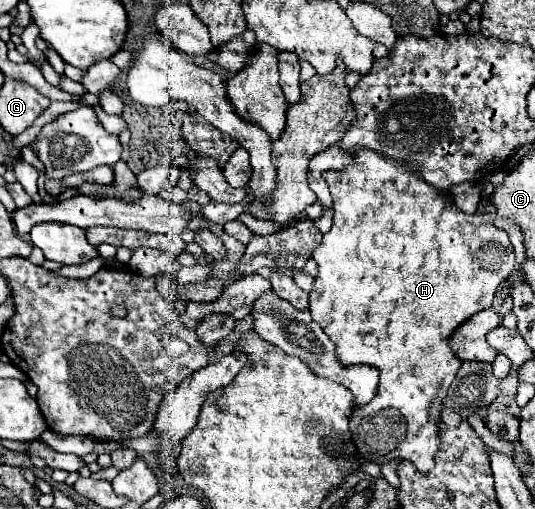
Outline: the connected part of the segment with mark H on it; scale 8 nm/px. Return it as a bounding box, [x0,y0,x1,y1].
[310,148,514,474]

